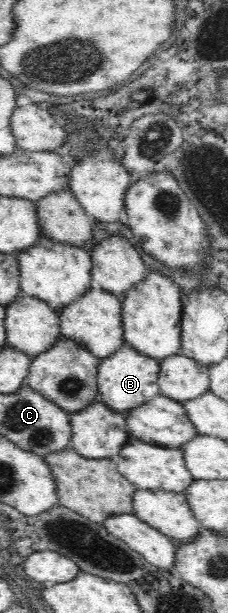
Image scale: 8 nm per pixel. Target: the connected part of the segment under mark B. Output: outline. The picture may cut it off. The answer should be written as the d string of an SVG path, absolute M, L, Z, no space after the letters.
M126 342L108 358L100 359L97 372L99 399L116 412L127 416L130 410L146 404L161 394L158 384L160 363L155 358L136 352Z

